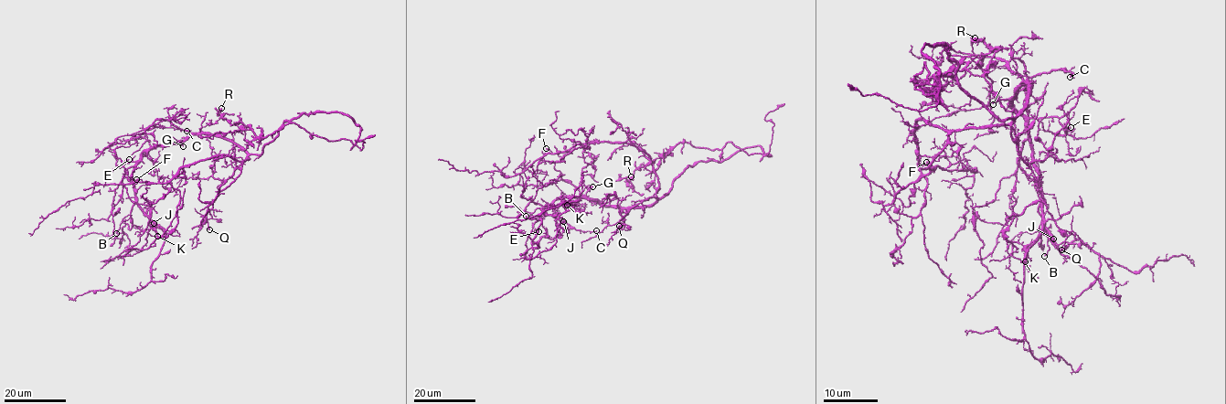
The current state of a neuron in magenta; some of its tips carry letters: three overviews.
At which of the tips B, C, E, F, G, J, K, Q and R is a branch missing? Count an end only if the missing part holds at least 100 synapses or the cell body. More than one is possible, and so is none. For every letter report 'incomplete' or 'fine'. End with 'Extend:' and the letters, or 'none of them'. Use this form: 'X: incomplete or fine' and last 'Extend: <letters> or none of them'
B: fine
C: fine
E: fine
F: fine
G: fine
J: fine
K: fine
Q: fine
R: fine
Extend: none of them

